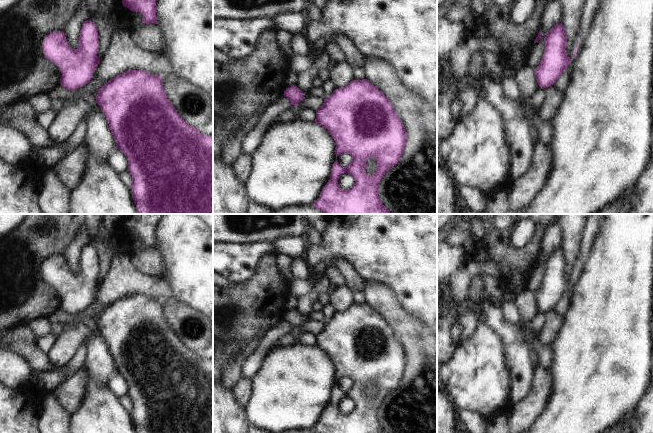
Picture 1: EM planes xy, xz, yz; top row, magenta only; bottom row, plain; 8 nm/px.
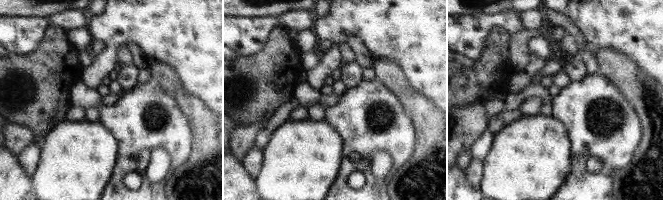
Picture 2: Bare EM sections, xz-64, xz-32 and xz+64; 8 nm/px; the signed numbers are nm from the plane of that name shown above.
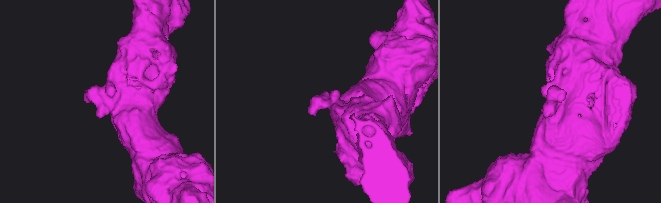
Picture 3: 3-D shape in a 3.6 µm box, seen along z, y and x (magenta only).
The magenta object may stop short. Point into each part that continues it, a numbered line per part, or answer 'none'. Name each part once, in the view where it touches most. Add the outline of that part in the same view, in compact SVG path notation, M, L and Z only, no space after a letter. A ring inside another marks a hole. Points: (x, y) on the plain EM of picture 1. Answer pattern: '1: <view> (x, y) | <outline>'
none

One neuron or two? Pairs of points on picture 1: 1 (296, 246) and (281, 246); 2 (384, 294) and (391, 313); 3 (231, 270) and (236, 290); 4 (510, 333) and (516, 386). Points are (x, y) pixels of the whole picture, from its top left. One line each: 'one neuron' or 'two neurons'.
1: one neuron
2: one neuron
3: two neurons
4: one neuron

